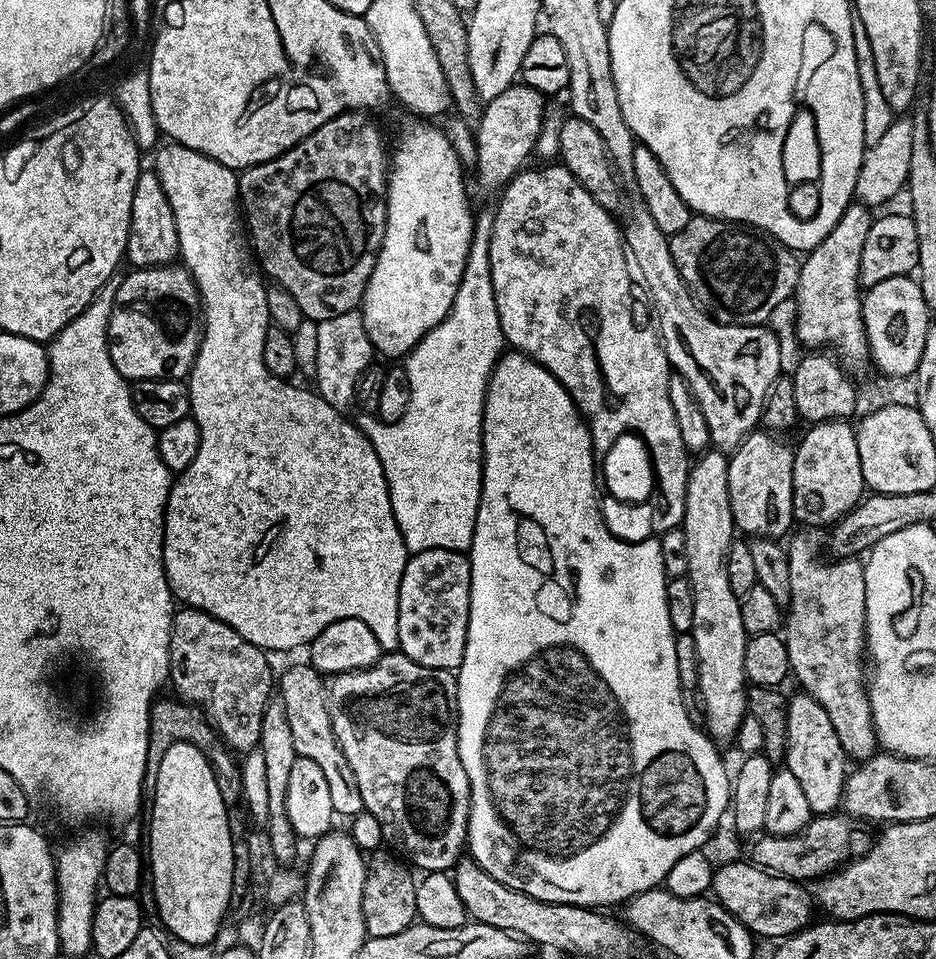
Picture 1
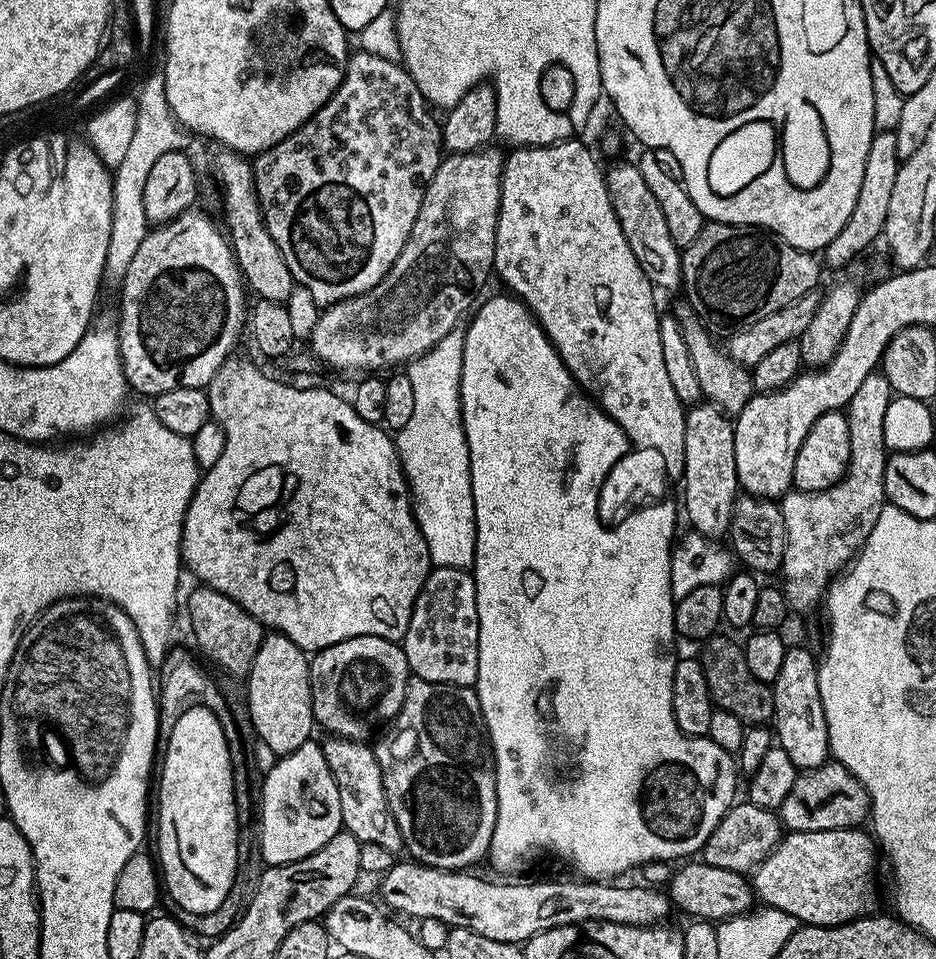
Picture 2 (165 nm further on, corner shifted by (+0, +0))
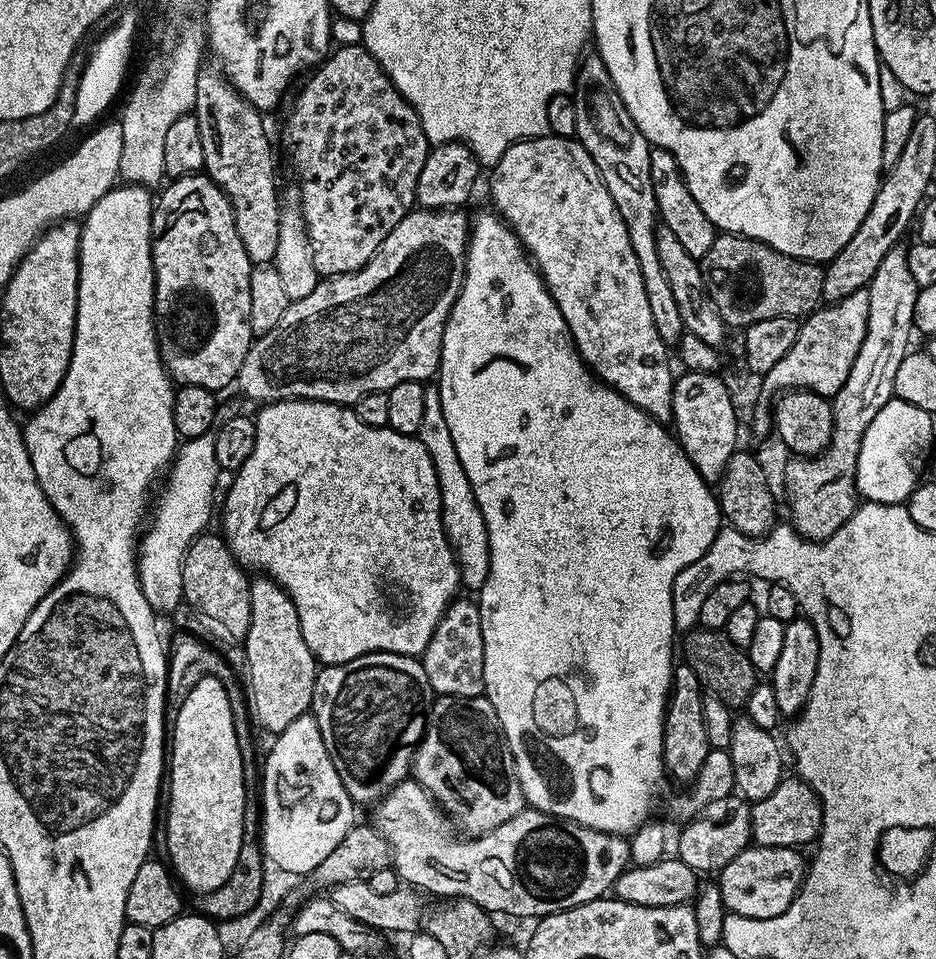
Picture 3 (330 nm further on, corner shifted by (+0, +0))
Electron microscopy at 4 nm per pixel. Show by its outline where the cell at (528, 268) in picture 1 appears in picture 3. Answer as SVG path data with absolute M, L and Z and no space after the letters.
M533 136L530 140L520 140L517 144L512 144L498 158L498 162L491 165L492 172L492 204L501 220L511 228L515 236L520 239L524 246L524 251L532 258L532 263L536 265L540 272L544 285L554 298L558 310L562 310L562 318L566 318L566 326L570 330L572 340L576 344L576 349L580 351L580 356L585 364L604 381L609 384L618 394L622 394L634 406L638 406L646 414L650 414L659 424L668 426L673 423L672 419L672 385L674 383L674 371L668 365L669 345L664 343L664 339L658 334L658 329L654 326L654 317L650 315L650 305L646 298L646 286L642 286L642 270L638 270L638 258L634 254L634 246L630 246L630 234L626 230L626 222L622 222L622 214L618 214L618 206L614 206L614 198L610 198L610 190L606 190L604 179L600 176L598 166L594 166L594 158L581 146L580 141L567 136Z

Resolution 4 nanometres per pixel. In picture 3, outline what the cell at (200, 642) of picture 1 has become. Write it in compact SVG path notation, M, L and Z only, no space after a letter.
M201 534L193 540L184 555L182 566L182 590L187 603L197 604L214 623L225 628L236 642L243 641L250 630L250 576L237 564L234 554L228 549L223 535Z

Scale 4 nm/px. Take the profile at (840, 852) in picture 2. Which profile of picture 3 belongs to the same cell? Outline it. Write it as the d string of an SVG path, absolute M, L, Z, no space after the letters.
M749 846L738 854L738 858L730 858L730 862L718 873L718 883L722 902L731 915L745 916L746 918L774 918L782 914L794 902L800 893L800 884L804 880L806 860L800 857L801 853L795 848L779 848L778 846Z

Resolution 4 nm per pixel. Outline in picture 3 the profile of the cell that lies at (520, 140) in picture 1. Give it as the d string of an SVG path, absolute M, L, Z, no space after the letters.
M422 208L408 212L390 234L378 246L378 250L370 258L366 266L362 266L356 272L347 272L337 276L325 276L306 294L306 298L298 298L291 301L282 314L282 319L278 321L278 326L266 334L253 339L250 350L240 367L238 385L240 392L248 400L257 400L257 405L263 406L271 404L273 400L321 400L331 404L342 404L345 406L355 406L366 394L375 392L388 392L398 382L410 382L428 380L437 375L440 370L440 355L442 354L442 342L444 341L444 327L448 325L448 315L452 312L452 307L456 304L456 299L460 297L460 292L464 288L464 267L468 257L468 237L470 235L470 216L460 208Z

